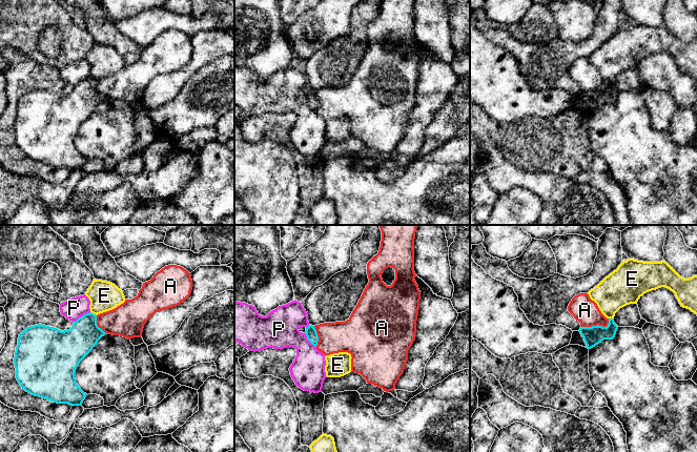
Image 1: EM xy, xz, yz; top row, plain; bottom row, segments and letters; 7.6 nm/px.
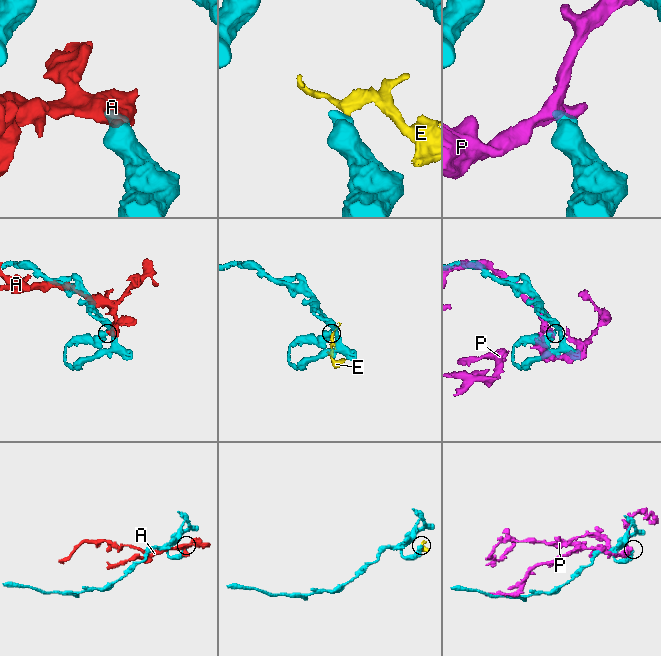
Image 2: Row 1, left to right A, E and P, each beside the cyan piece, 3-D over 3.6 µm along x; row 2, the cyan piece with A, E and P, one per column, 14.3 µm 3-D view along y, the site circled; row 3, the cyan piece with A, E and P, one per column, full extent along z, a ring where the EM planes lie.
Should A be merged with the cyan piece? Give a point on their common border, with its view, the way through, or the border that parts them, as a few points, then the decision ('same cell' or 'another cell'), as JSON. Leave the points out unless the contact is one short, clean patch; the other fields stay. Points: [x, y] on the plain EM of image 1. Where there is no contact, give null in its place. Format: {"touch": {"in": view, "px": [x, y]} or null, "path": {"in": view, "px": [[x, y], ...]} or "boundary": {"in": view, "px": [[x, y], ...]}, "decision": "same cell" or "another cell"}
{"touch": {"in": "yz", "px": [597, 89]}, "boundary": {"in": "yz", "px": [[609, 83], [609, 87], [606, 90], [592, 89], [581, 91]]}, "decision": "another cell"}

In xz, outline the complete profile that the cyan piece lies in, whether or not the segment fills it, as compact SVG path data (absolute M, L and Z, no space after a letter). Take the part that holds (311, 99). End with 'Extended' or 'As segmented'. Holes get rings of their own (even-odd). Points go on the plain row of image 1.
M309 89L307 93L306 93L306 101L307 101L307 104L314 110L316 111L317 110L317 106L319 106L319 101L317 101L317 98L316 98L316 95L314 93L314 90L312 89Z. As segmented

